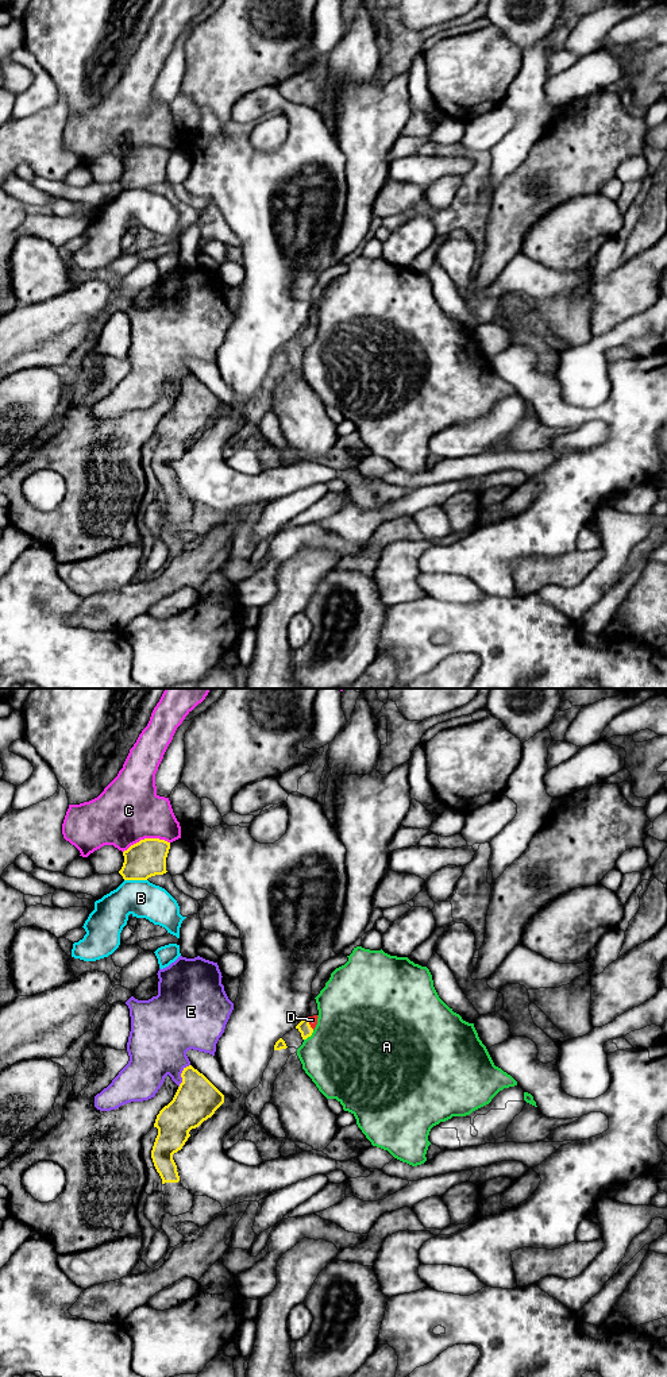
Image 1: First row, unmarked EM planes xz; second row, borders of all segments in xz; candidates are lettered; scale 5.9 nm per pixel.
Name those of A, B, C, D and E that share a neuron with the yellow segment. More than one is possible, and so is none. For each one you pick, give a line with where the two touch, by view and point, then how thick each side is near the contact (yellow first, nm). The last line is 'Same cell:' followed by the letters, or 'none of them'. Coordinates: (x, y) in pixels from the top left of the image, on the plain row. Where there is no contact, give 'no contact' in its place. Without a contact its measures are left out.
D: meets yellow in xz at (308, 332); 80 nm thick on the yellow side, 50 nm on the other
Same cell: D

